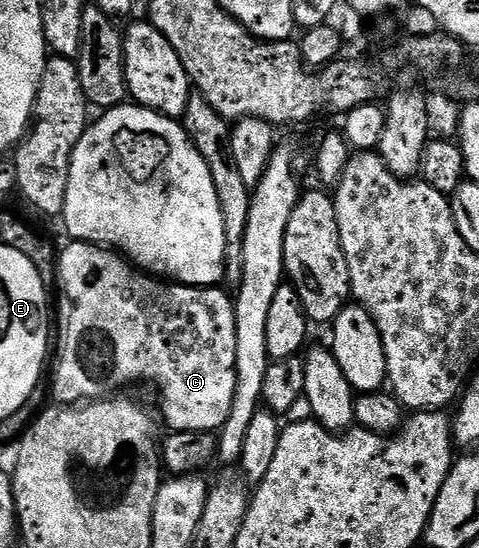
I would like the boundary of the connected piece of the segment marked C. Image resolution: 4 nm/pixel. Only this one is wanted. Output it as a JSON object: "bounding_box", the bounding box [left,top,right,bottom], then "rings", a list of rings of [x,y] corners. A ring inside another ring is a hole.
{"bounding_box":[51,242,236,433],"rings":[[[69,242],[59,252],[56,279],[61,280],[61,312],[65,315],[51,364],[53,396],[58,405],[92,402],[116,393],[120,384],[150,380],[161,395],[160,419],[165,419],[173,432],[216,433],[224,427],[236,390],[236,310],[234,297],[228,296],[224,287],[192,288],[190,284],[166,282],[146,274],[108,247],[84,242]]]}

